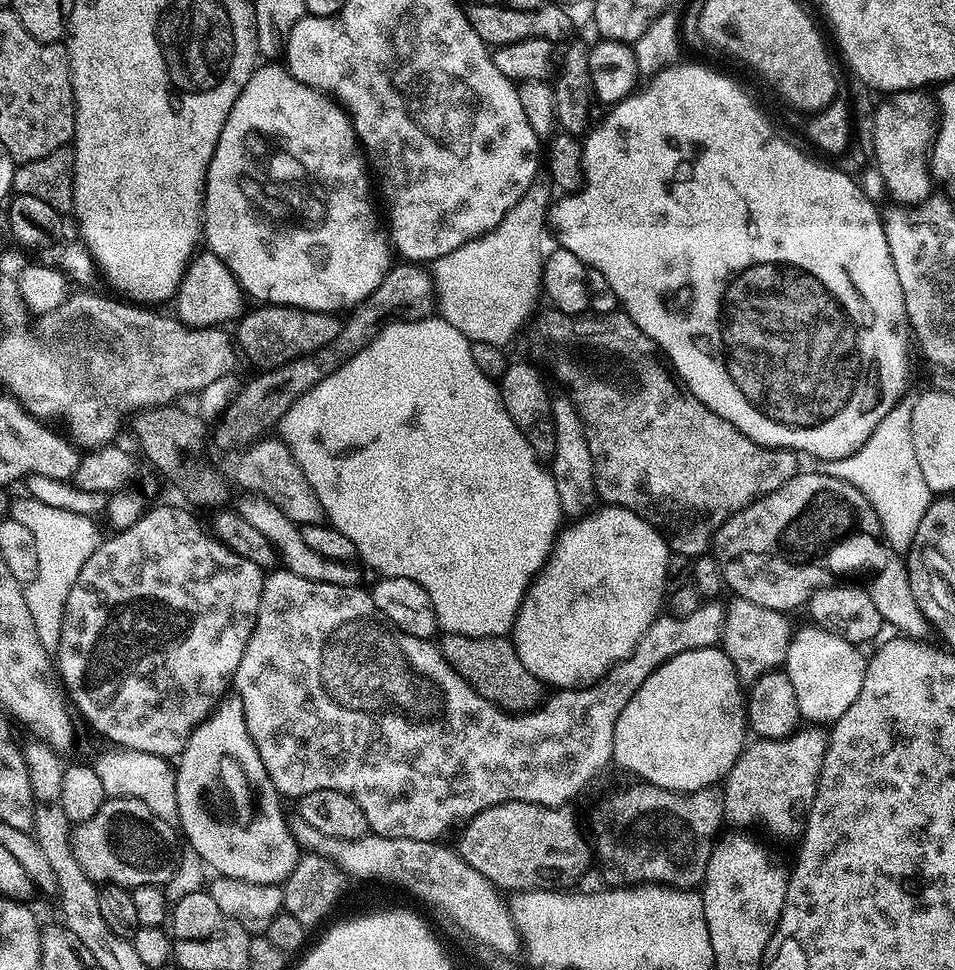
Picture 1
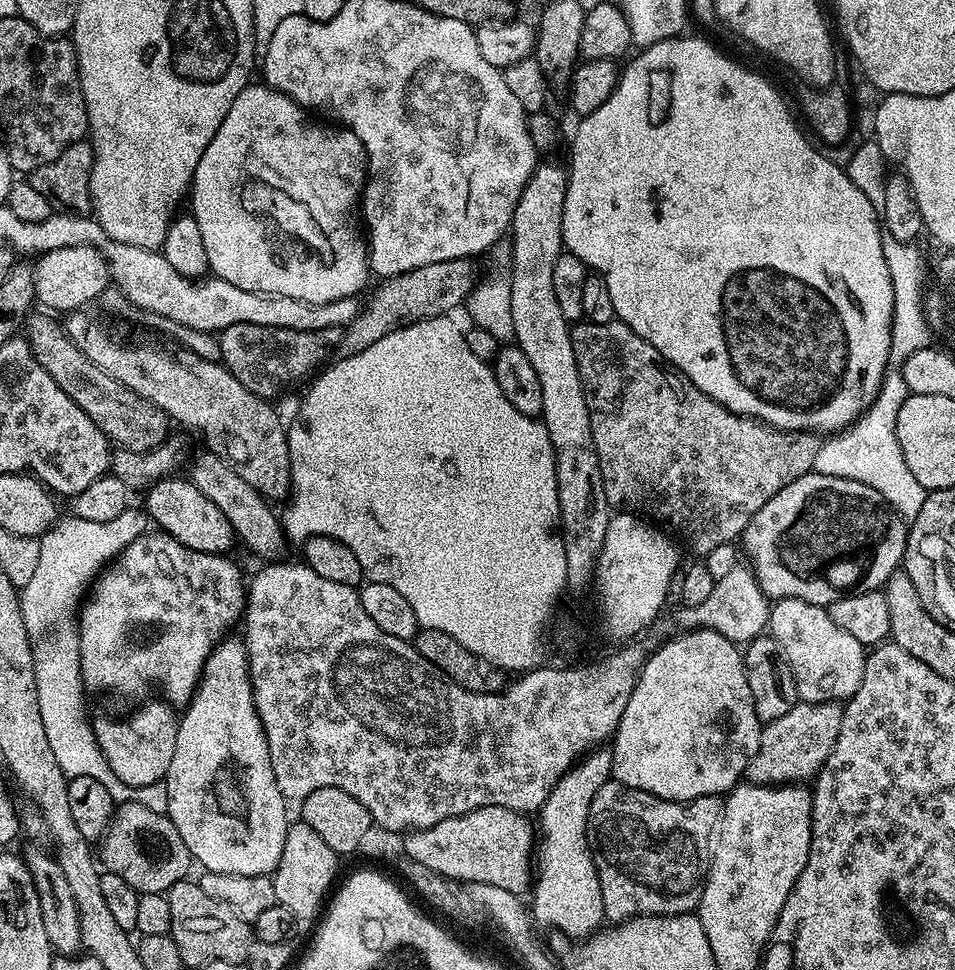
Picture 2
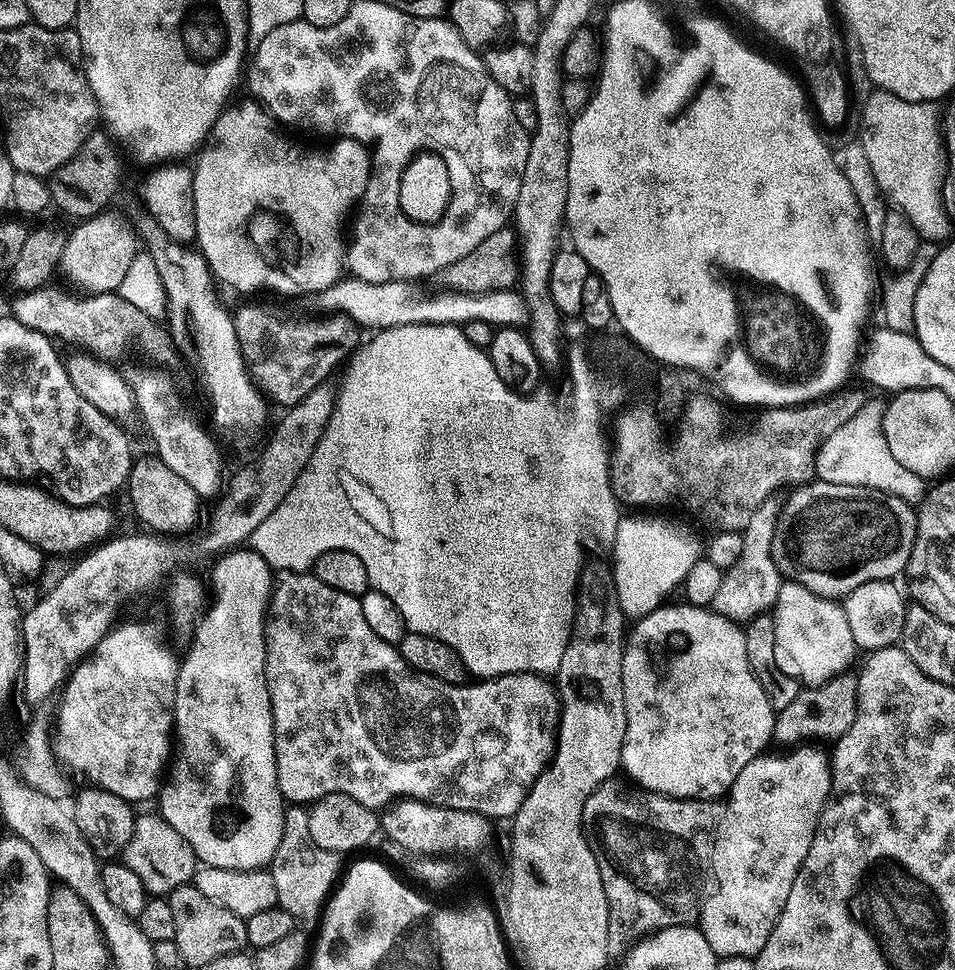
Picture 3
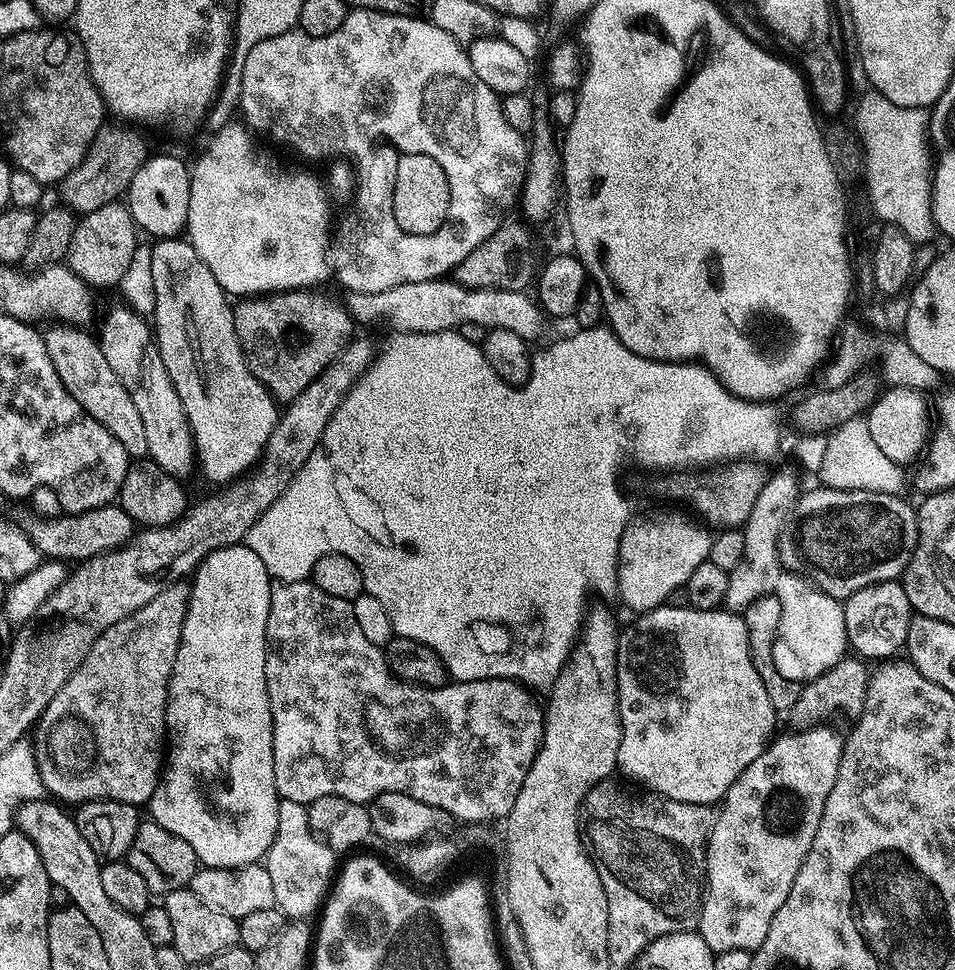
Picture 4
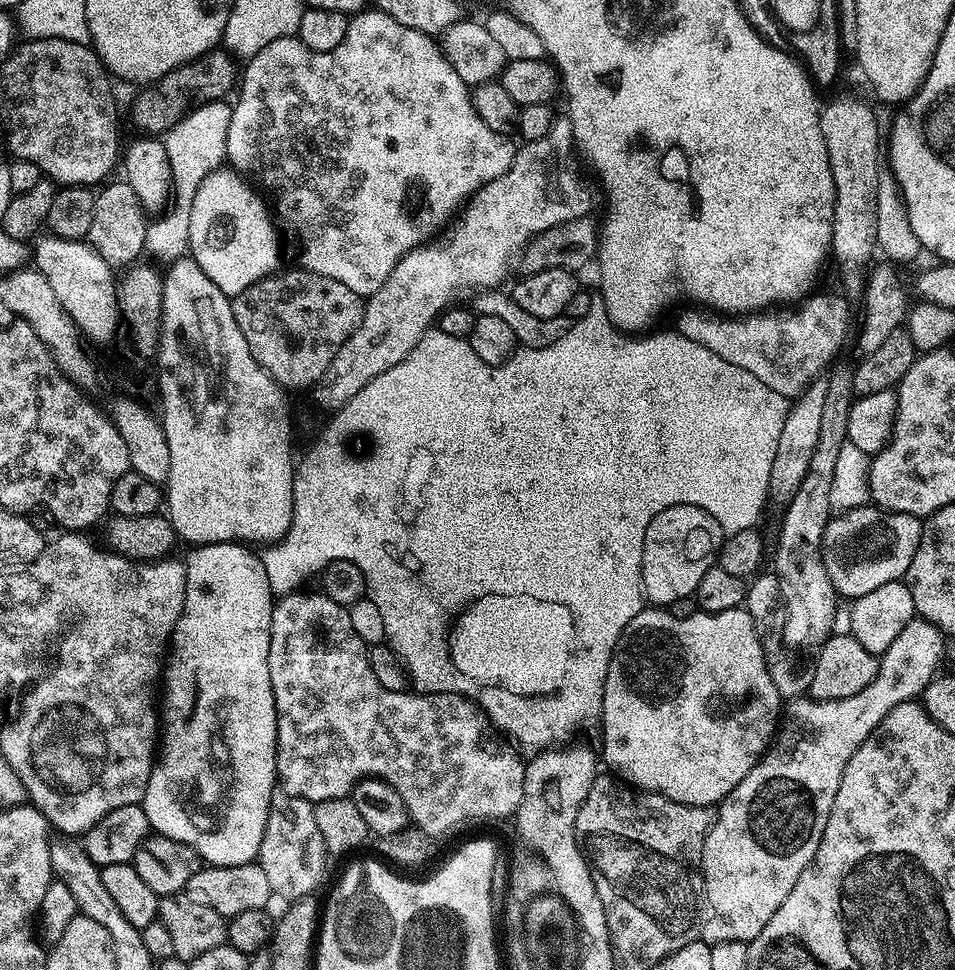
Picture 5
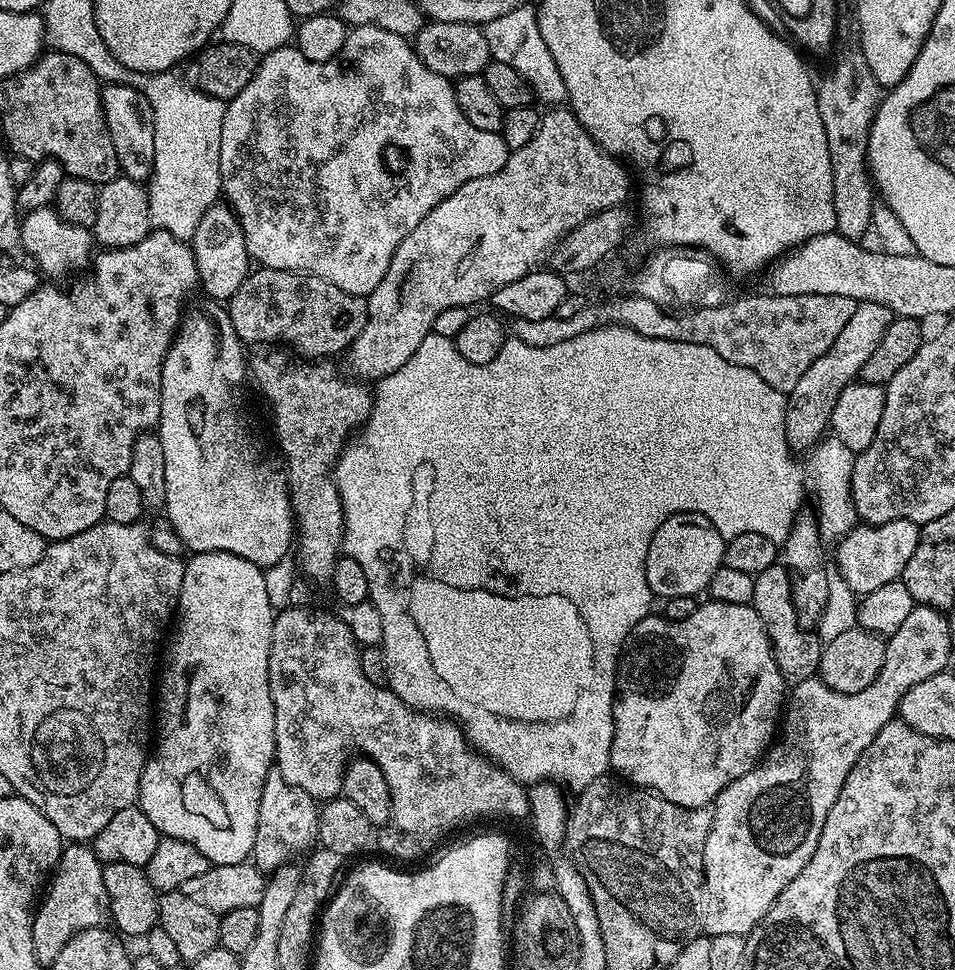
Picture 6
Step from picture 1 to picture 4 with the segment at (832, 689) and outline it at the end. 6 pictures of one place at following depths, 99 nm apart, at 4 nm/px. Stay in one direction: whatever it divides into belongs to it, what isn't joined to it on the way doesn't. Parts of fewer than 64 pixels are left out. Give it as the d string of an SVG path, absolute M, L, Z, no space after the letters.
M787 570L781 571L774 594L778 602L782 602L782 622L778 622L778 634L774 638L774 666L778 666L778 674L782 674L782 678L807 682L826 674L830 666L845 659L850 645L846 634L844 606L841 601L823 592L811 580Z

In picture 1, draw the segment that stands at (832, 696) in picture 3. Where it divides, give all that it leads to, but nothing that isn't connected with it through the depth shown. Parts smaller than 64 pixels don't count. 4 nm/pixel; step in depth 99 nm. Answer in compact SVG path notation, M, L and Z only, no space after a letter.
M800 726L792 731L789 736L782 738L753 739L751 743L744 747L738 762L734 762L734 766L722 781L725 821L729 825L732 823L732 826L766 822L784 830L788 829L790 824L798 823L797 825L799 825L816 793L822 762L826 758L826 750L828 749L828 737L829 733L823 727Z

